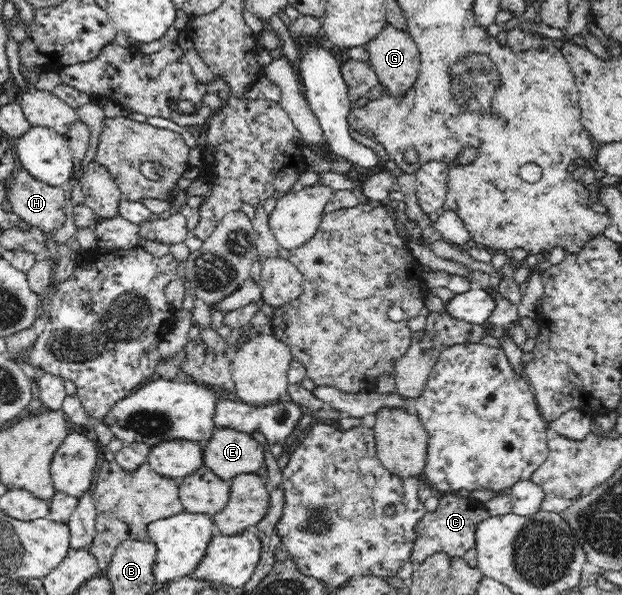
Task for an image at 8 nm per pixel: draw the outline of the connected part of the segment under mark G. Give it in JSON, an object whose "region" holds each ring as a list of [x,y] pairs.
{"region":[[[390,24],[366,44],[368,62],[377,74],[377,79],[383,85],[385,94],[398,98],[406,96],[408,90],[414,86],[420,72],[419,49],[408,32],[404,33]]]}

